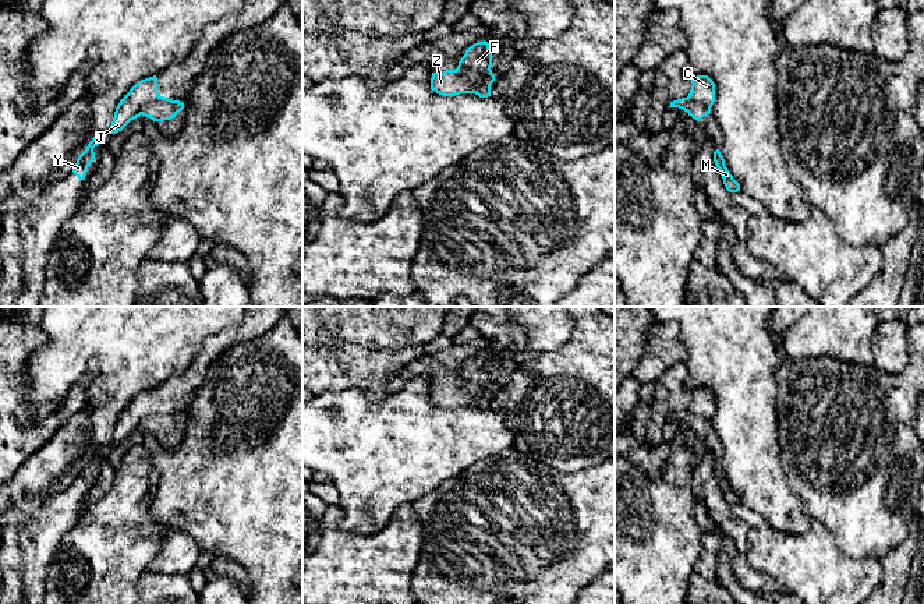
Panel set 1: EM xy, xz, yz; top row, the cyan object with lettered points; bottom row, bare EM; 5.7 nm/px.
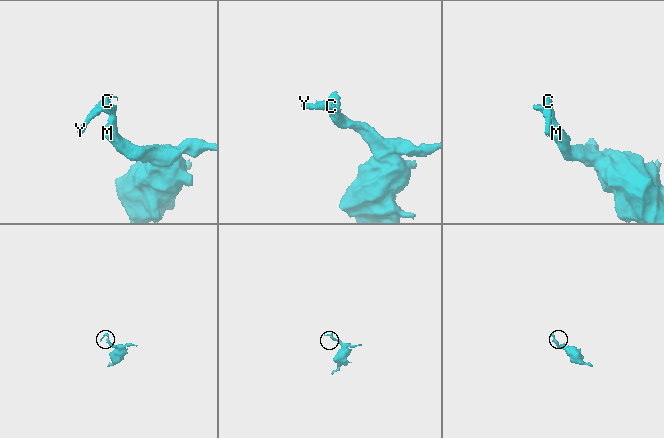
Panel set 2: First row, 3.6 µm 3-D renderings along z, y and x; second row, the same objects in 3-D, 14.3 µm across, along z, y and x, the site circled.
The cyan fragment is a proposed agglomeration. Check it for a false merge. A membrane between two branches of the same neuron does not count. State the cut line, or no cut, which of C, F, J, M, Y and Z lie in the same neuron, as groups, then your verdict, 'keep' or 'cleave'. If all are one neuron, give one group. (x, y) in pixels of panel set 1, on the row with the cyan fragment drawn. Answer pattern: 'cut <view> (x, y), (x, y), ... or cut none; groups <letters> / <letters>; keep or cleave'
cut xy (170, 99), (147, 103), (140, 113); groups C J Y Z / F M; cleave

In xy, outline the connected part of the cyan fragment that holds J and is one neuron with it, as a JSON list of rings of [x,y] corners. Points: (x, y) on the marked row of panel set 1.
[[[156,75],[138,81],[117,105],[110,128],[106,131],[99,131],[88,144],[86,149],[78,156],[72,173],[79,180],[84,180],[88,172],[88,166],[95,159],[93,148],[105,141],[105,135],[107,133],[116,134],[121,131],[131,120],[141,116],[141,110],[144,106],[155,102],[169,100],[171,99],[163,98],[157,93]]]

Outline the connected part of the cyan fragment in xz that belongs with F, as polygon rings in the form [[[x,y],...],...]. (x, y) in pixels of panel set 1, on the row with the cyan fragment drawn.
[[[477,42],[465,50],[459,61],[459,70],[477,85],[475,95],[491,96],[491,85],[495,81],[492,67],[492,53],[488,42]]]

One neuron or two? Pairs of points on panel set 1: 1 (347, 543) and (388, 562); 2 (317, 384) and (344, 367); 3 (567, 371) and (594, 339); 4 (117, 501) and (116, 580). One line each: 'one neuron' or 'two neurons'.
1: one neuron
2: one neuron
3: one neuron
4: one neuron

